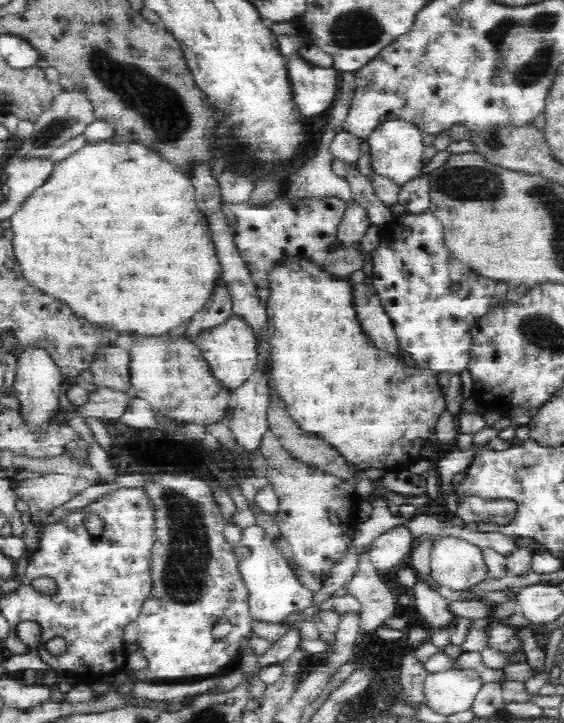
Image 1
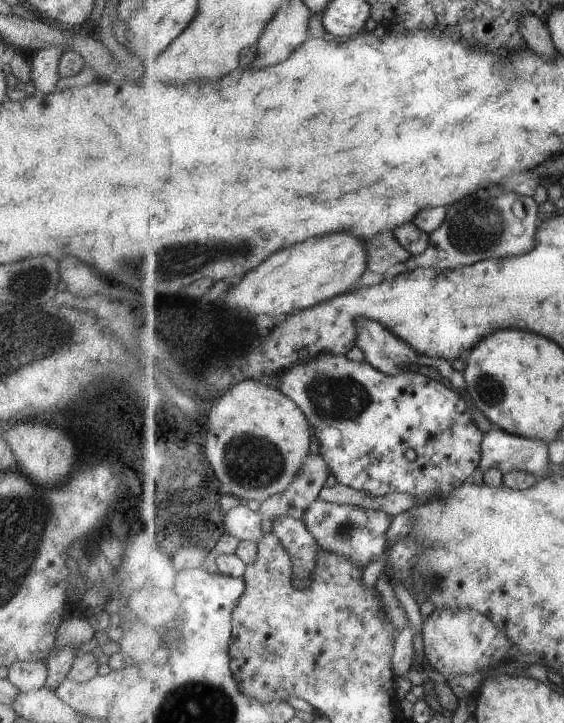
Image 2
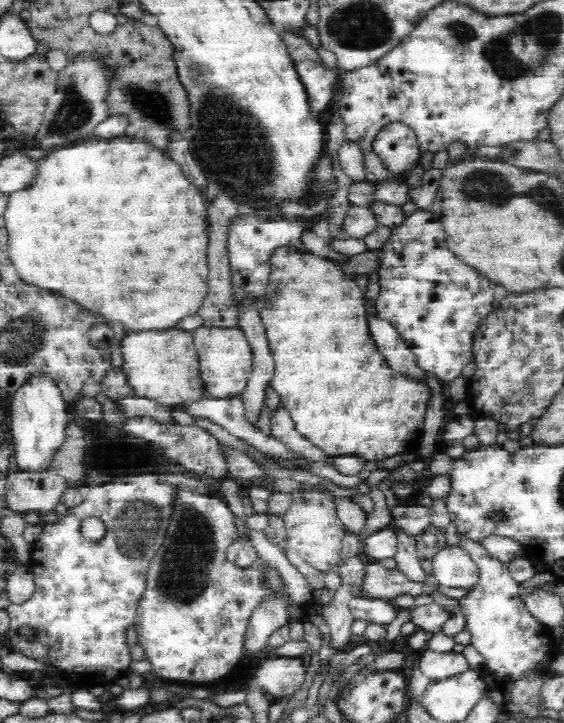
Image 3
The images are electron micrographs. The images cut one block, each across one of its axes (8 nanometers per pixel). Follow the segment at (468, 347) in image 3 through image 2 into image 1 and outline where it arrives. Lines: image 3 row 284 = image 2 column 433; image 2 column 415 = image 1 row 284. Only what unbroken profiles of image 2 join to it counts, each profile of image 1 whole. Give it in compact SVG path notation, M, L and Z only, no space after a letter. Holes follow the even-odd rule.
M429 210L420 214L405 212L392 218L378 229L378 234L378 247L366 255L367 270L371 273L381 305L392 321L400 350L420 368L430 369L436 374L461 373L471 357L471 326L491 309L489 302L494 297L497 281L479 275L453 256L445 246L442 223Z

